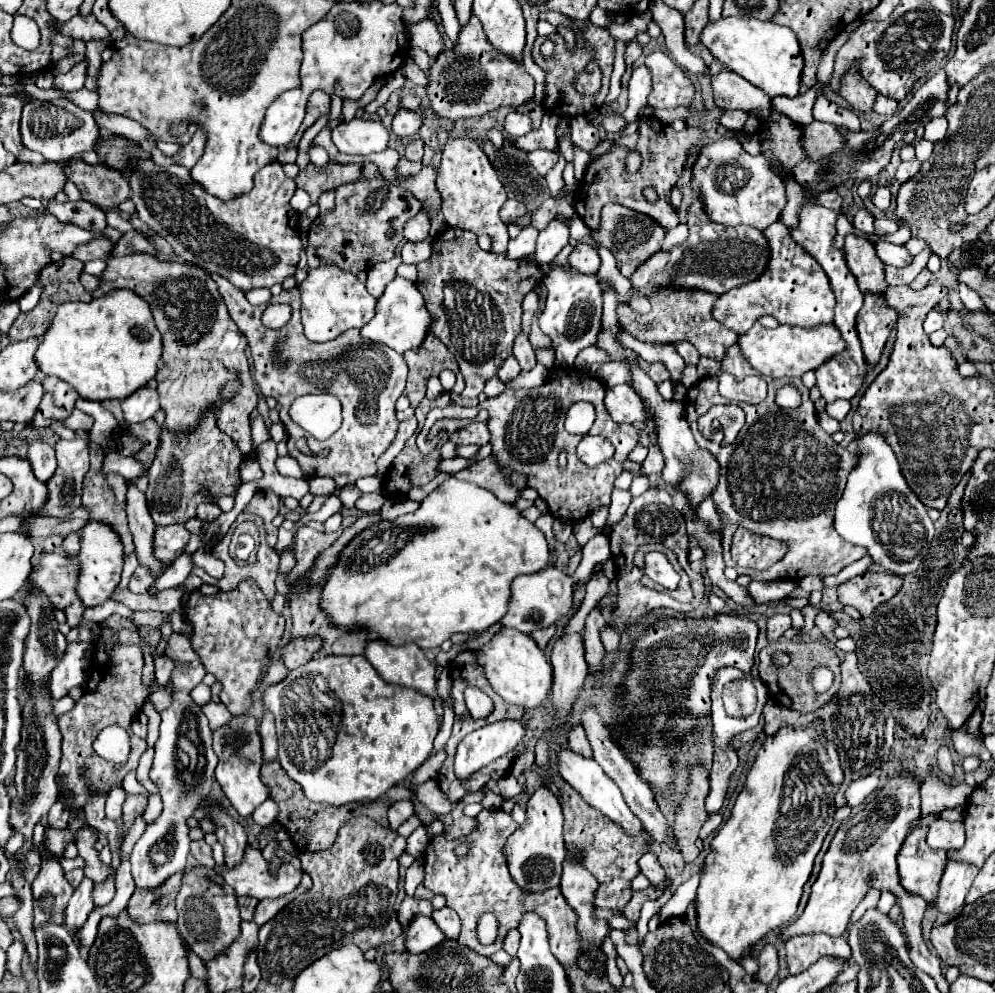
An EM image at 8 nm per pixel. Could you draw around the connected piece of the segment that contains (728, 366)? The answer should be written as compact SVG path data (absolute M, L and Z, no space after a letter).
M733 344L727 350L725 360L721 362L721 370L733 374L735 378L745 378L745 376L755 374L755 370L747 364L747 360L743 360L743 352L739 352L739 344Z

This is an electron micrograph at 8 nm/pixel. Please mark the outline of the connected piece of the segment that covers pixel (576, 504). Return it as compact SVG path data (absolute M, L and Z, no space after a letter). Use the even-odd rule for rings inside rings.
M557 368L551 378L539 388L507 390L505 394L489 398L481 404L489 410L487 424L491 430L493 454L503 466L519 470L527 476L527 486L539 492L539 496L549 504L549 512L555 518L561 516L565 520L575 522L589 516L595 508L607 506L611 500L613 482L623 472L623 462L637 446L637 430L631 424L615 424L603 404L603 396L605 386L591 374L585 374L583 380L577 380L577 370ZM579 400L591 402L597 410L597 420L589 434L601 434L615 446L615 458L597 468L585 468L581 462L577 462L575 448L581 436L569 434L563 428L563 420L569 406ZM561 446L565 446L569 454L565 470L561 470L557 464L557 448Z

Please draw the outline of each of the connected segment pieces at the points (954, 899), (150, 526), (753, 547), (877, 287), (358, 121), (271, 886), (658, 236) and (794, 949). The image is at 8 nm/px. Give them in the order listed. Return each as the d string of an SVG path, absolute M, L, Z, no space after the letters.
M947 862L945 874L939 882L939 894L931 902L931 908L935 908L939 914L947 914L947 916L961 910L977 872L979 872L979 868L975 868L975 866Z
M130 485L126 494L126 513L129 516L129 530L133 534L135 542L135 556L143 568L147 568L151 574L161 574L165 570L165 564L155 558L153 552L153 534L155 534L154 521L147 506L144 493Z
M737 528L733 536L731 556L739 566L767 570L785 554L787 554L787 544L783 540L757 536L755 532L747 532L747 528Z
M849 234L845 237L845 258L849 270L855 274L859 288L863 292L885 292L883 264L875 253L860 243L860 237Z
M355 118L349 124L341 122L333 128L333 142L343 154L369 156L387 148L387 130L381 120Z
M247 848L239 866L223 870L225 882L235 890L237 896L255 896L257 900L279 898L293 892L299 886L301 876L303 872L293 868L289 862L281 864L277 874L273 874L269 870L269 862L261 856L259 850L253 848Z
M607 204L603 208L603 216L601 216L601 226L597 230L593 230L593 240L599 246L605 246L613 252L615 260L617 260L617 268L625 278L631 278L631 274L635 272L637 266L641 266L645 260L649 260L657 250L661 250L665 232L663 228L659 228L659 224L655 224L655 220L651 220L649 216L643 216L641 212L629 210L621 204Z
M807 934L793 936L785 944L787 948L787 964L791 974L799 974L815 964L821 956L841 956L849 958L851 948L843 938L831 938L827 934Z

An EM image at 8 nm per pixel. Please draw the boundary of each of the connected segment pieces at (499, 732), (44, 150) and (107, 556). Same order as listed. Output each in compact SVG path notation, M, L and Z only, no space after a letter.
M497 720L487 724L459 742L455 756L455 774L465 780L489 762L509 754L525 738L525 724L521 720Z
M33 100L23 106L21 140L29 150L41 152L47 160L65 162L77 154L95 150L95 144L99 142L99 138L101 138L101 132L93 114L77 108L67 100L57 100L57 104L45 102L45 100Z
M89 522L81 530L81 552L79 552L79 562L81 562L81 576L77 584L77 592L83 600L85 606L97 606L103 604L111 598L115 592L119 580L121 580L121 570L123 570L123 546L119 536L105 524L99 522Z

